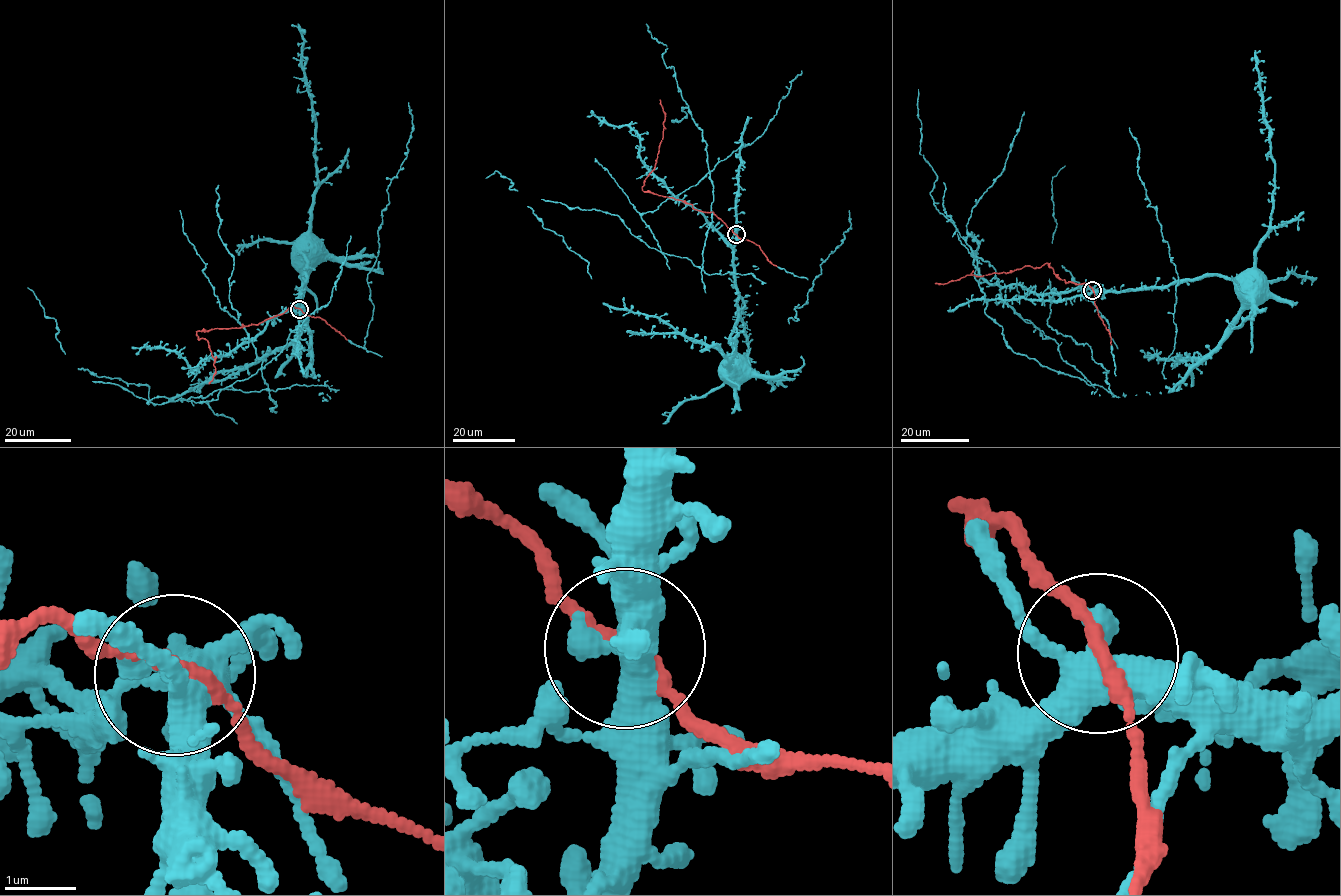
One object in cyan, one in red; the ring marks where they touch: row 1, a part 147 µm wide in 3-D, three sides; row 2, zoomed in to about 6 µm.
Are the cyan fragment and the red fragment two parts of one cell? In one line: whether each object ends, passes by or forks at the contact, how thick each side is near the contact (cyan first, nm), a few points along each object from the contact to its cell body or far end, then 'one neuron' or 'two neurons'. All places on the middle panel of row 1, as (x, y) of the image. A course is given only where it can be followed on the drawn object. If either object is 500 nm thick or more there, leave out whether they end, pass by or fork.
cyan forks there; red passes by; 400 nm thick on the cyan side, 170 nm on the other; cyan runs (736, 234), (733, 277), (738, 296), (737, 321), (731, 337), (737, 370); red runs (736, 234), (712, 212), (642, 190), (662, 139), (664, 112), (659, 99); one neuron

